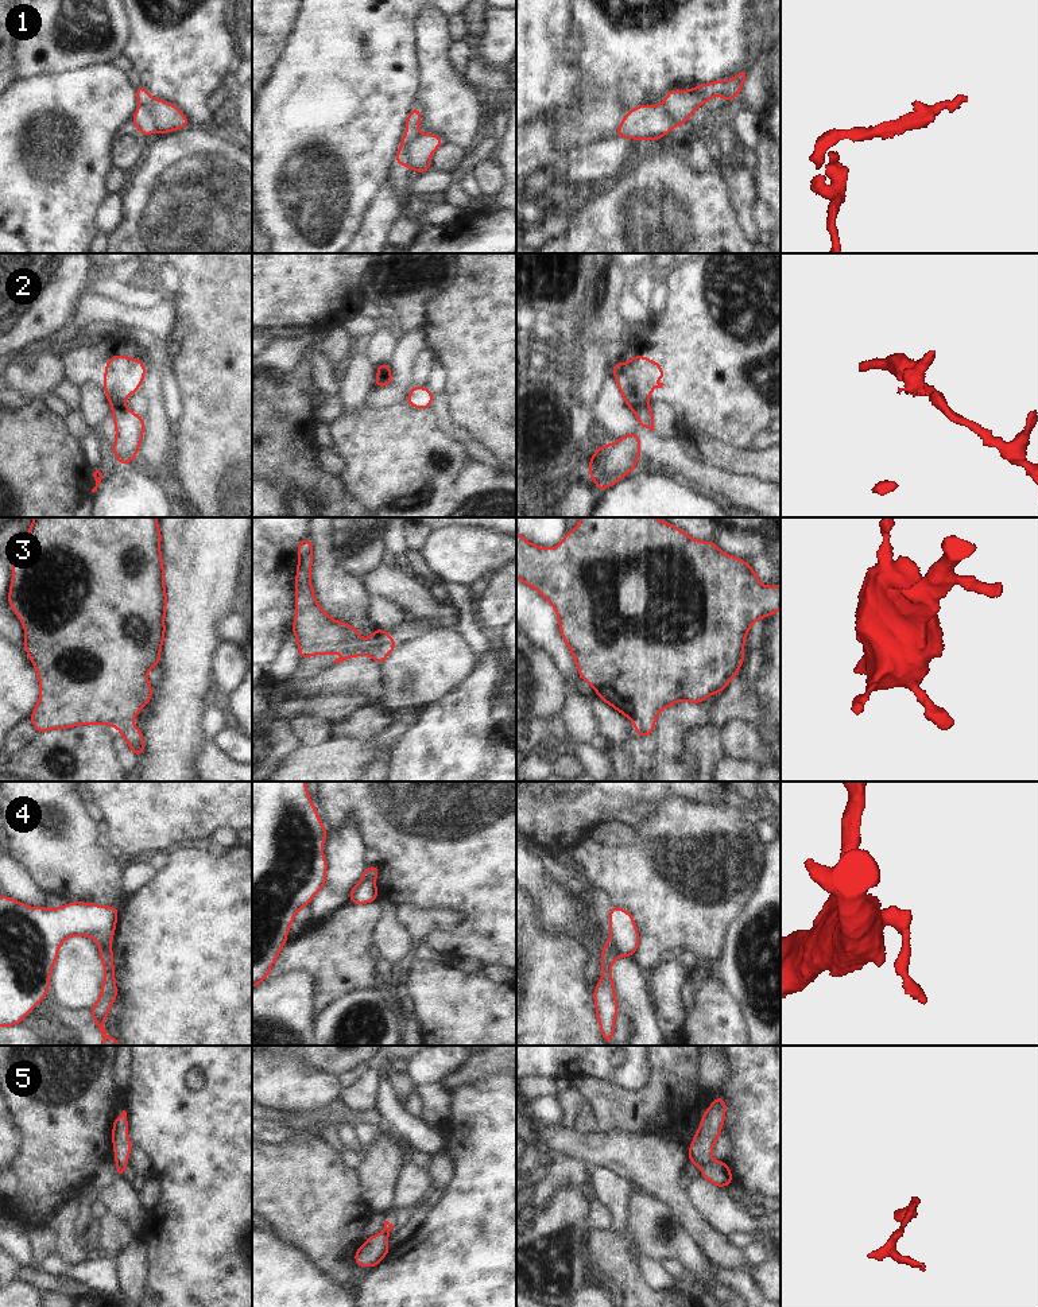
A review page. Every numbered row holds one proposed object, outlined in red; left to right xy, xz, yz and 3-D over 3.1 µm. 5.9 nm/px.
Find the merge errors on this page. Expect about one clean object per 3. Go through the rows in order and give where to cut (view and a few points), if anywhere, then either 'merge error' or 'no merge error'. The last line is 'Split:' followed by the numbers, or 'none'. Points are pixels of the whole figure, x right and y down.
1: cut xy (140, 104), (150, 109), (155, 131); merge error
2: cut yz (647, 404), (638, 406), (634, 410); merge error
3: cut none; no merge error
4: cut yz (609, 941), (619, 955); merge error
5: cut yz (711, 1159), (701, 1168); merge error
Split: 1, 2, 4, 5

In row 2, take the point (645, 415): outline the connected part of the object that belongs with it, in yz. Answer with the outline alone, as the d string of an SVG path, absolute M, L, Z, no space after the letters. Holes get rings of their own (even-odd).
M650 406L638 407L635 410L635 416L639 422L640 428L647 427L651 431L654 431L654 414L652 414Z

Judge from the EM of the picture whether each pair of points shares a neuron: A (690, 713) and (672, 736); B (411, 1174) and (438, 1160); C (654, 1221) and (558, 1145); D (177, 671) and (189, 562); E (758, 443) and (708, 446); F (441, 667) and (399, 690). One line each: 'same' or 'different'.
A: same
B: different
C: different
D: same
E: different
F: same

